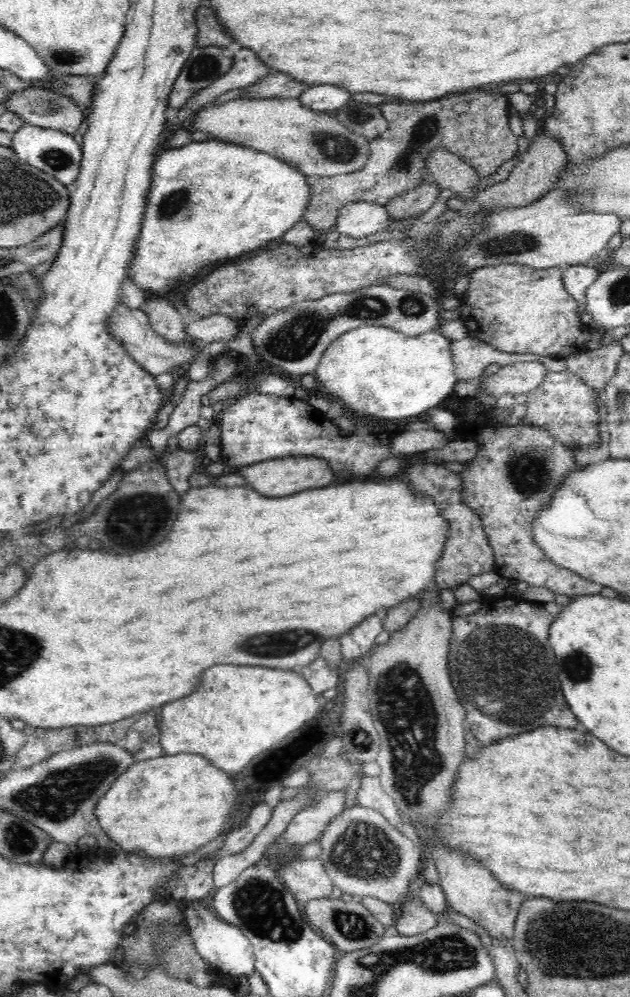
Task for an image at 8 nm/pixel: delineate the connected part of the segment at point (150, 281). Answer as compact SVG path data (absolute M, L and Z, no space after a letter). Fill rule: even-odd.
M218 139L200 142L190 141L190 144L185 146L164 151L152 164L152 184L150 184L150 190L148 190L146 210L144 210L144 216L142 216L140 238L134 244L135 254L133 256L135 258L129 271L130 280L147 292L148 295L163 297L164 294L172 292L181 284L186 286L188 282L192 282L204 267L208 268L208 266L214 266L214 264L220 265L222 261L228 262L232 258L237 259L248 252L252 252L252 250L256 250L256 248L260 248L260 246L266 245L271 240L282 239L282 236L292 226L296 226L302 220L302 216L304 216L304 212L306 212L306 208L310 204L312 193L310 193L310 185L308 185L306 178L307 176L302 174L302 171L296 170L290 163L274 155Z

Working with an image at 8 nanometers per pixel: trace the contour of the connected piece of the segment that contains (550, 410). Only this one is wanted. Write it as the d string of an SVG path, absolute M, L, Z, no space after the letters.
M569 370L550 371L546 374L544 382L527 395L527 412L522 418L524 423L532 423L550 431L552 437L566 444L570 451L585 450L591 454L598 450L601 442L599 437L601 428L597 402L601 403L602 398L599 398L600 395L596 391L592 391L583 380L580 380L579 376Z

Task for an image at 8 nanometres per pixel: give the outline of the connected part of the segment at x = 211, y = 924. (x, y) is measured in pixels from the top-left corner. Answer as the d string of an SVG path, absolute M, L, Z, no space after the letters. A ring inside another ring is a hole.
M185 901L184 916L186 927L190 934L197 953L200 954L209 968L225 979L232 977L246 977L253 975L255 970L255 954L250 939L244 935L244 931L234 924L227 923L218 918L210 909L207 901Z

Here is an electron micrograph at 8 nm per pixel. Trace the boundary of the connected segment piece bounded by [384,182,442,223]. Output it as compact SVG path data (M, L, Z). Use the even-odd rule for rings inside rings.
M435 182L420 183L416 188L394 198L390 204L384 206L390 215L390 223L394 221L406 223L414 216L421 216L423 212L432 208L432 204L436 204L441 190Z

